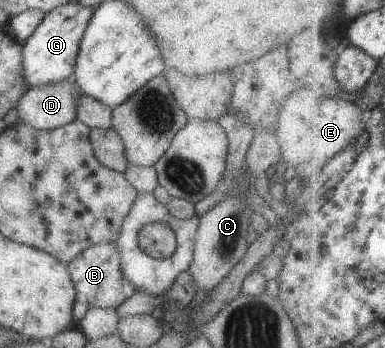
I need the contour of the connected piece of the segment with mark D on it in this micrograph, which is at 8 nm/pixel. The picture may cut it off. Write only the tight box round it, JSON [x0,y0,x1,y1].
[16,77,83,131]

